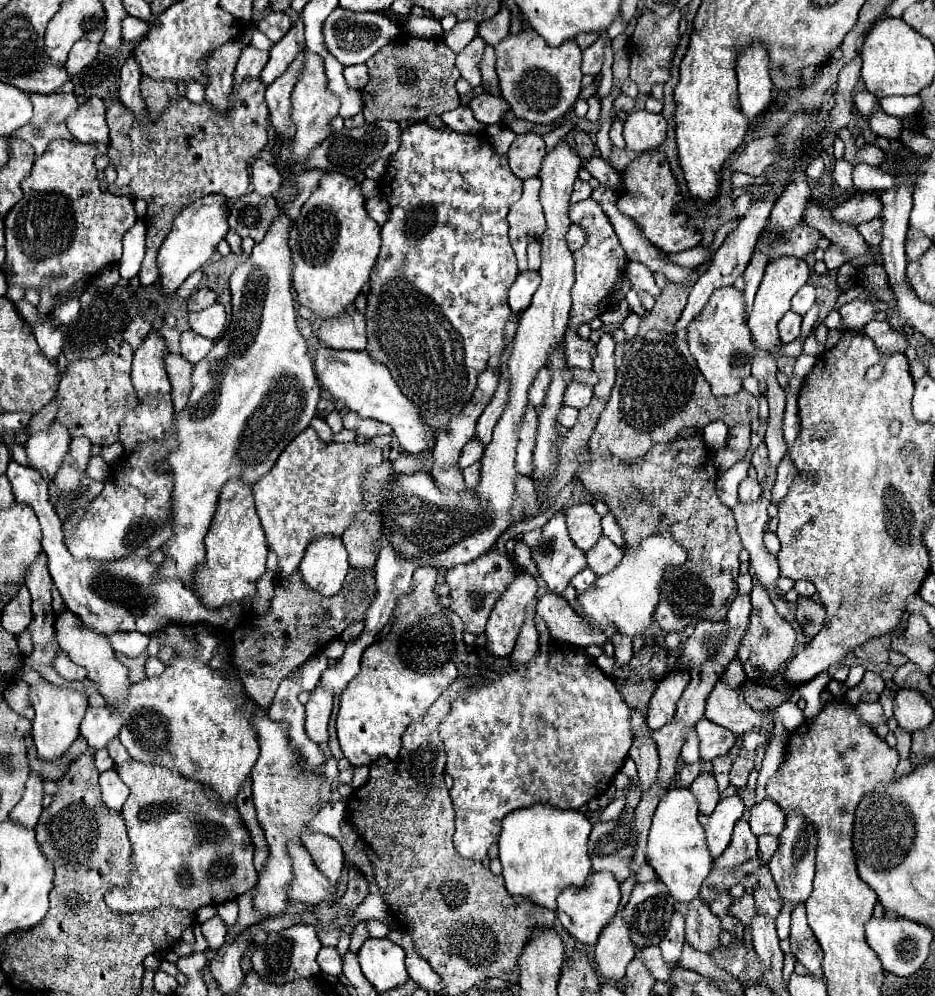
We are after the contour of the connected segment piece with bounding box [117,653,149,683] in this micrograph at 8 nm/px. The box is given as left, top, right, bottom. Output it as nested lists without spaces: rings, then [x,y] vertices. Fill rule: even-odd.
[[[147,653],[139,655],[139,657],[123,657],[123,655],[117,655],[117,659],[129,669],[129,681],[131,683],[137,683],[145,677],[145,661],[147,661]]]

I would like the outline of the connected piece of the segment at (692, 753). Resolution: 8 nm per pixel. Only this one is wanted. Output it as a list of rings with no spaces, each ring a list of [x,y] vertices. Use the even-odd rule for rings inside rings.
[[[689,727],[689,729],[685,731],[685,741],[683,741],[683,749],[681,749],[681,759],[683,759],[685,763],[699,759],[699,739],[697,739],[697,733],[695,733],[695,727]]]

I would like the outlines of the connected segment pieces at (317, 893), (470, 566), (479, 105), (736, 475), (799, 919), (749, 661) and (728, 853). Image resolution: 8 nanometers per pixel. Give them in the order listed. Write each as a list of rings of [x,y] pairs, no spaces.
[[[291,843],[289,855],[293,859],[293,883],[287,891],[289,899],[317,905],[325,899],[337,897],[337,885],[333,885],[311,861],[303,845]]]
[[[491,549],[485,555],[481,555],[479,559],[465,563],[465,565],[457,565],[453,569],[445,571],[445,581],[449,585],[449,595],[451,595],[451,609],[463,619],[463,627],[469,633],[481,635],[485,631],[487,619],[491,609],[495,607],[499,595],[505,591],[507,583],[511,583],[511,575],[515,575],[515,567],[509,561],[507,555],[501,555],[499,551]]]
[[[481,93],[469,101],[469,107],[475,113],[475,119],[491,125],[499,123],[503,111],[509,111],[509,103],[501,95],[491,95],[491,93]]]
[[[739,461],[735,463],[731,469],[723,471],[721,477],[717,479],[717,493],[719,493],[719,499],[727,505],[727,507],[735,507],[735,503],[739,503],[737,499],[737,487],[739,483],[747,477],[747,463],[745,461]]]
[[[799,903],[791,913],[791,937],[789,939],[791,939],[791,951],[797,957],[797,961],[801,961],[811,975],[823,977],[823,971],[821,971],[823,951],[811,927],[807,925],[803,903]]]
[[[755,583],[753,591],[751,591],[751,601],[753,601],[753,611],[751,611],[751,621],[749,621],[745,641],[739,647],[739,661],[745,667],[747,679],[757,681],[757,673],[761,679],[767,679],[769,675],[779,671],[783,663],[787,663],[791,659],[793,645],[795,645],[795,631],[785,619],[781,619],[777,615],[775,605],[771,603],[767,591],[759,583]]]
[[[739,819],[735,823],[733,829],[733,839],[729,843],[729,847],[723,851],[723,855],[719,855],[713,865],[715,869],[735,869],[739,865],[743,865],[745,861],[753,859],[757,855],[757,837],[751,833],[749,823],[745,819]]]

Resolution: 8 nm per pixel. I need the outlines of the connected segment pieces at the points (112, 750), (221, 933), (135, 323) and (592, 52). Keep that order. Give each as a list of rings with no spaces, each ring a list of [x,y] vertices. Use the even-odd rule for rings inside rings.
[[[113,739],[109,745],[107,745],[107,749],[109,749],[109,755],[113,757],[113,761],[115,761],[115,765],[121,765],[121,763],[127,763],[127,759],[131,759],[131,755],[127,753],[127,749],[123,747],[123,743],[119,741],[119,739]]]
[[[215,915],[215,917],[211,917],[209,921],[201,923],[201,929],[203,929],[205,939],[209,941],[209,949],[217,951],[217,949],[223,945],[223,941],[225,941],[225,925],[223,925],[221,917]]]
[[[137,317],[137,319],[131,321],[131,325],[127,327],[127,331],[125,331],[123,337],[125,337],[125,341],[127,341],[133,349],[137,349],[149,333],[151,333],[151,323],[145,321],[143,317]]]
[[[599,35],[599,39],[583,51],[583,63],[581,63],[583,75],[599,75],[603,57],[605,57],[605,37]]]

